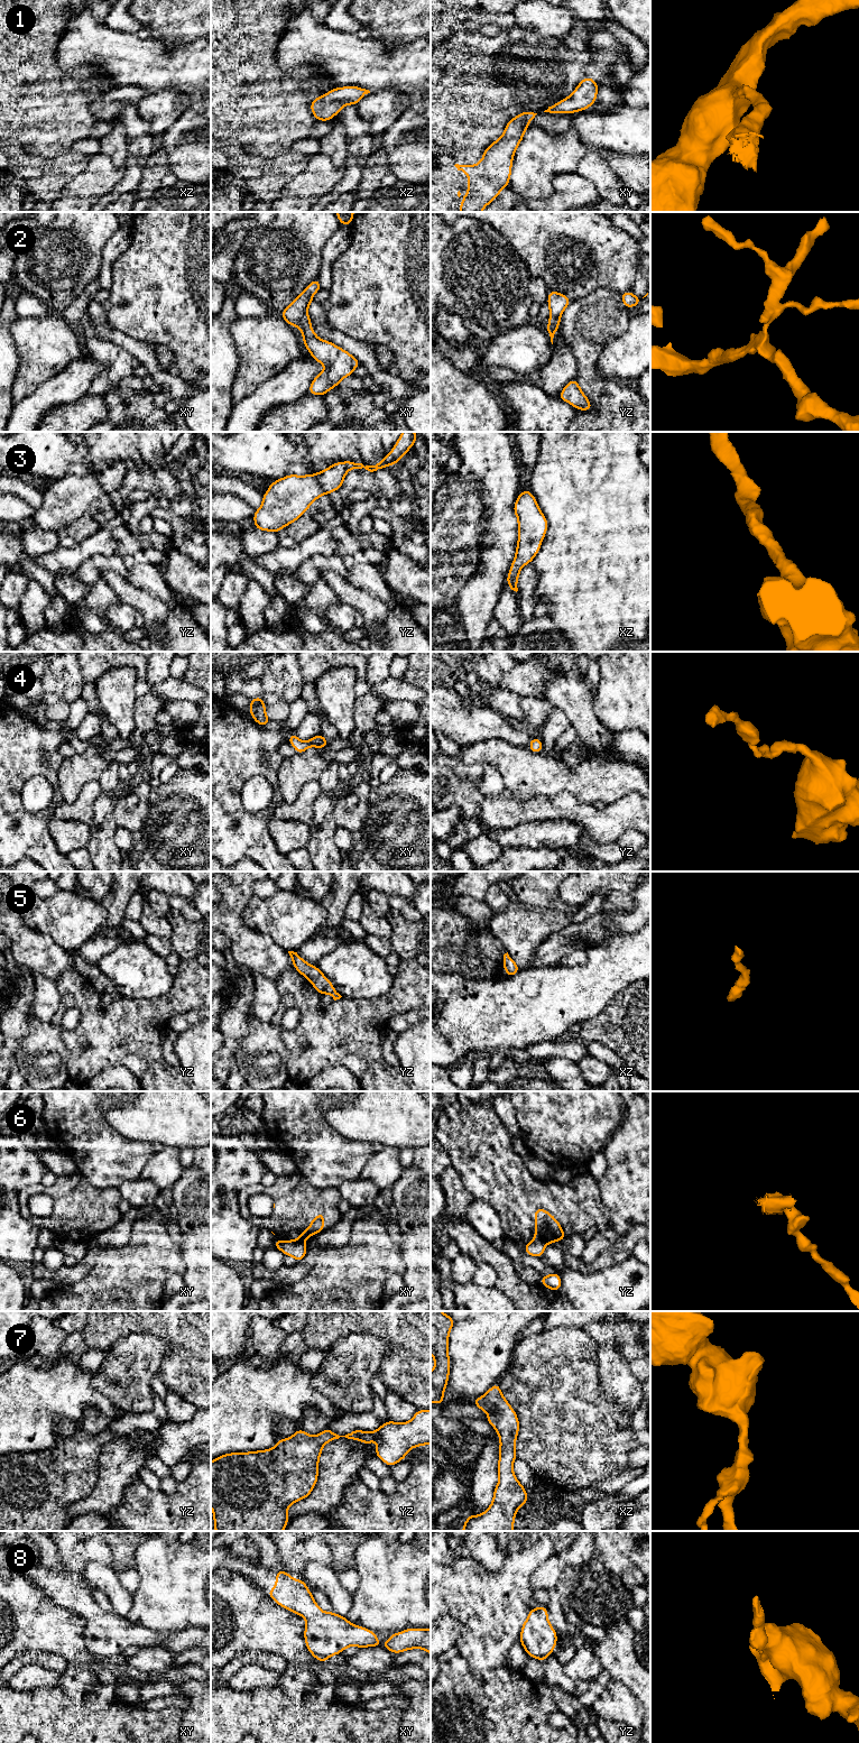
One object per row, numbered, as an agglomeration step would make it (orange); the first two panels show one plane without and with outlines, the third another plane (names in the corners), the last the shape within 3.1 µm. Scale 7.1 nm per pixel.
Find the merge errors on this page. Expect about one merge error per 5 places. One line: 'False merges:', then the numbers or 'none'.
False merges: 2, 6

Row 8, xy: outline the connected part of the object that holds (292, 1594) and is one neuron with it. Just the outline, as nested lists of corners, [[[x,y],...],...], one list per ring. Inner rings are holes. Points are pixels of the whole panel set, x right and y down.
[[[285,1570],[276,1571],[275,1574],[277,1576],[276,1585],[271,1590],[267,1590],[266,1593],[278,1605],[307,1618],[304,1632],[305,1644],[315,1659],[326,1662],[329,1657],[339,1654],[351,1645],[358,1648],[381,1647],[376,1632],[354,1625],[344,1616],[340,1616],[333,1612],[323,1612],[315,1603],[305,1580],[294,1579]]]

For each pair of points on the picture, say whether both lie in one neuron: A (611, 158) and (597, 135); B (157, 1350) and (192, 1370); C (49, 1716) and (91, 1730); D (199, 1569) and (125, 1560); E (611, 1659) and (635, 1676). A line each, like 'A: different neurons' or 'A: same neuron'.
A: different neurons
B: different neurons
C: same neuron
D: different neurons
E: same neuron

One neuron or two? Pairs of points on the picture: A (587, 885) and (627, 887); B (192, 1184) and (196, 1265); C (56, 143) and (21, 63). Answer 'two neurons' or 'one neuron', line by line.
A: one neuron
B: one neuron
C: one neuron

